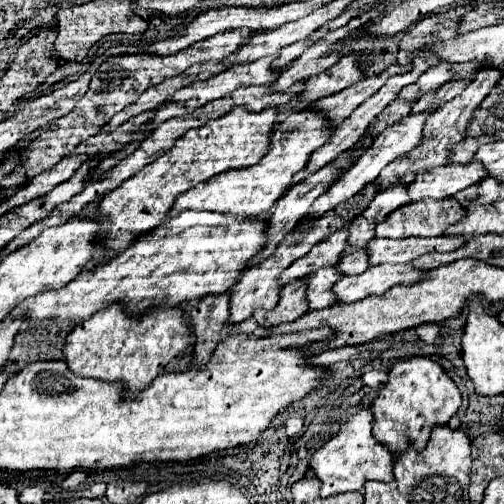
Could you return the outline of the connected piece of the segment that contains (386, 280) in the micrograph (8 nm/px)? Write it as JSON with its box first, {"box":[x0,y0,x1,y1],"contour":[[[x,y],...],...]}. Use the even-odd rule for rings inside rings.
{"box":[335,264,425,302],"contour":[[[377,264],[369,266],[365,274],[343,276],[335,286],[337,302],[357,302],[371,294],[385,294],[397,284],[415,284],[423,280],[425,272],[415,270],[411,264]]]}

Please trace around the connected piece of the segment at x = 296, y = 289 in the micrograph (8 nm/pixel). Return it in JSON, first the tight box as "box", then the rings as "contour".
{"box":[253,278,307,328],"contour":[[[305,278],[303,280],[295,280],[291,284],[287,284],[281,294],[279,294],[279,304],[273,310],[257,310],[253,312],[253,318],[257,320],[259,326],[269,328],[269,326],[277,326],[281,322],[293,322],[297,320],[301,314],[305,314],[307,308],[307,300],[305,300]]]}

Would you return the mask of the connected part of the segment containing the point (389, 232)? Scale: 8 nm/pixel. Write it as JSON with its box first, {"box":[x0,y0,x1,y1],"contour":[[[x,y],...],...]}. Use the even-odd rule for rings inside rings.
{"box":[377,200,465,238],"contour":[[[419,200],[391,212],[377,224],[377,238],[409,238],[409,236],[439,236],[447,226],[465,216],[465,210],[451,200]]]}

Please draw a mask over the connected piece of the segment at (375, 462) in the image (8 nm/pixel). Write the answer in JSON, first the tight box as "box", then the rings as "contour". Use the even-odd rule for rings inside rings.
{"box":[311,408,393,498],"contour":[[[363,408],[351,420],[341,424],[339,434],[333,436],[323,448],[319,448],[311,456],[311,468],[323,482],[321,498],[343,492],[361,492],[365,482],[369,480],[381,480],[381,482],[393,480],[393,454],[373,438],[371,426],[373,426],[373,414]]]}

